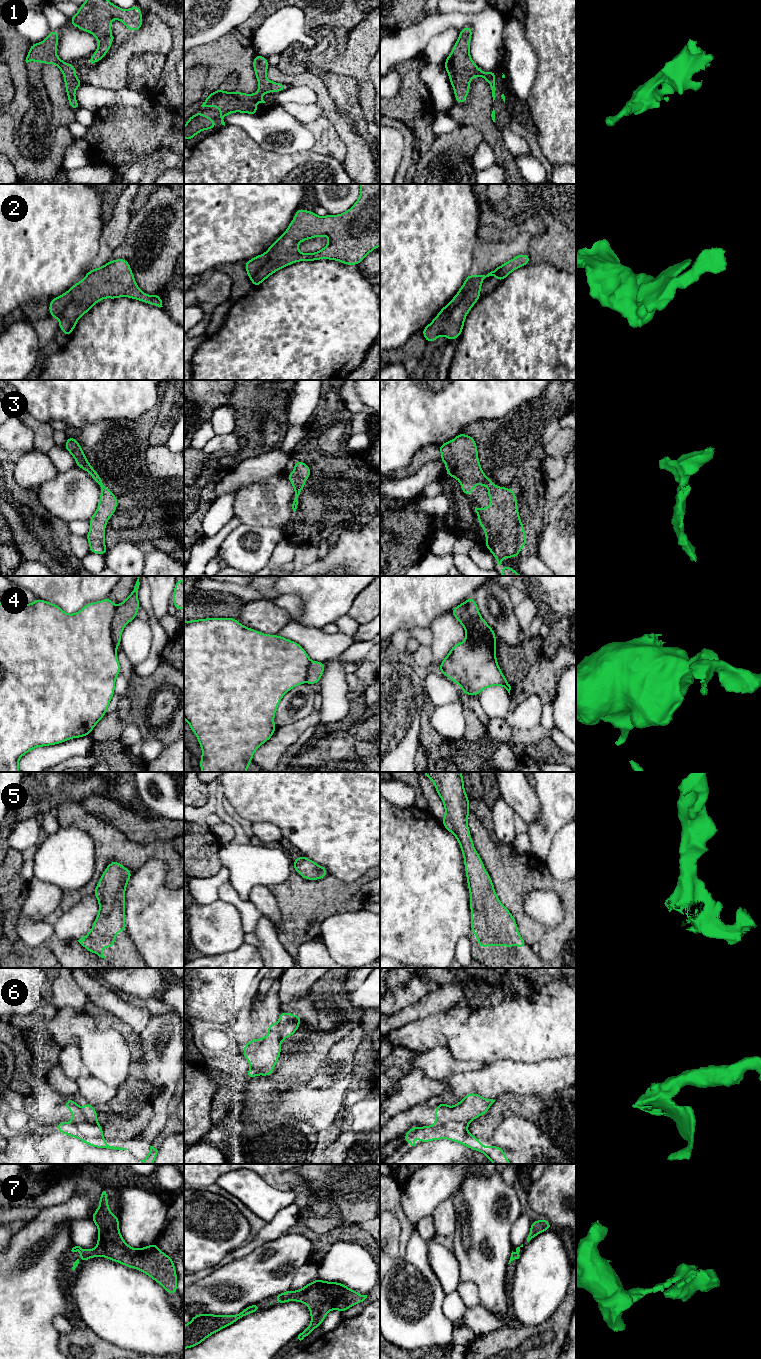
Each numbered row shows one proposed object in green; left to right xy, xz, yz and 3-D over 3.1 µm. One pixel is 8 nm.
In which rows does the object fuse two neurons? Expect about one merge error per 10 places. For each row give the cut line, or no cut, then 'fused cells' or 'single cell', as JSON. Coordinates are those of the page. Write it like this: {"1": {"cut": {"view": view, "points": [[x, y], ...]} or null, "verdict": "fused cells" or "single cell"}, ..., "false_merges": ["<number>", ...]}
{"1": {"cut": null, "verdict": "single cell"}, "2": {"cut": null, "verdict": "single cell"}, "3": {"cut": null, "verdict": "single cell"}, "4": {"cut": {"view": "yz", "points": [[480, 615], [473, 632], [495, 647]]}, "verdict": "fused cells"}, "5": {"cut": null, "verdict": "single cell"}, "6": {"cut": null, "verdict": "single cell"}, "7": {"cut": null, "verdict": "single cell"}, "false_merges": ["4"]}

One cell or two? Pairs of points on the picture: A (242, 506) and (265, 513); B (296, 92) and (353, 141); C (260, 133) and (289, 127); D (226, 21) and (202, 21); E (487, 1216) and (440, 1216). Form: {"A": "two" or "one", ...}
{"A": "one", "B": "two", "C": "one", "D": "one", "E": "two"}

